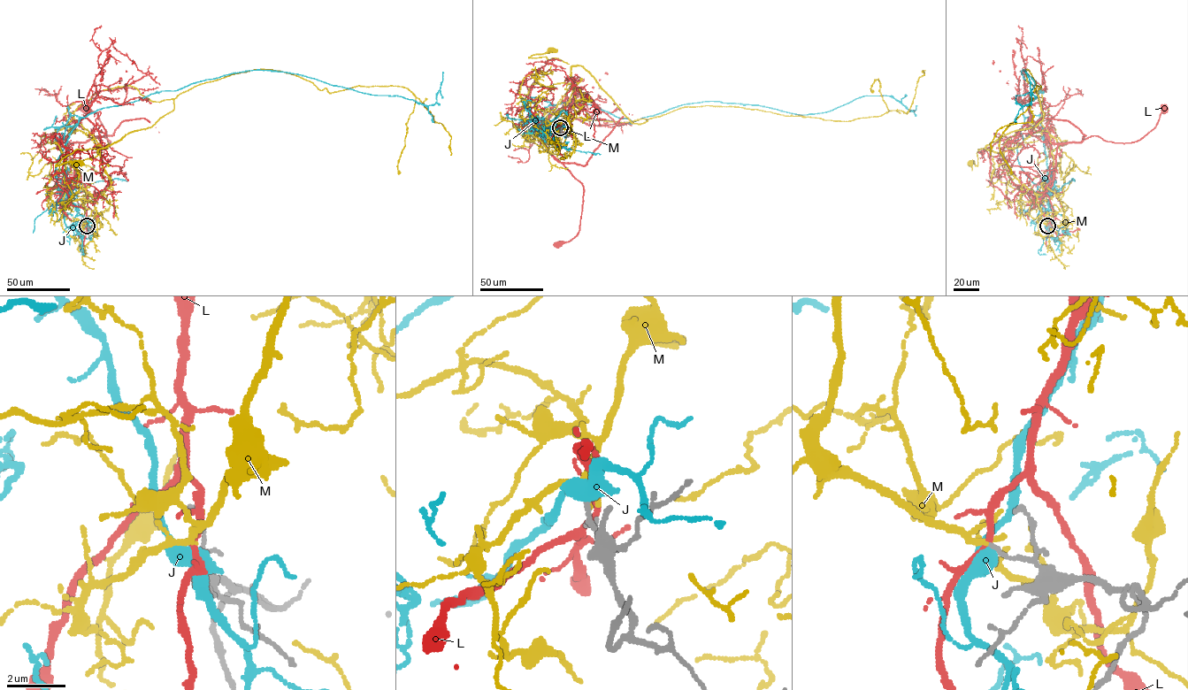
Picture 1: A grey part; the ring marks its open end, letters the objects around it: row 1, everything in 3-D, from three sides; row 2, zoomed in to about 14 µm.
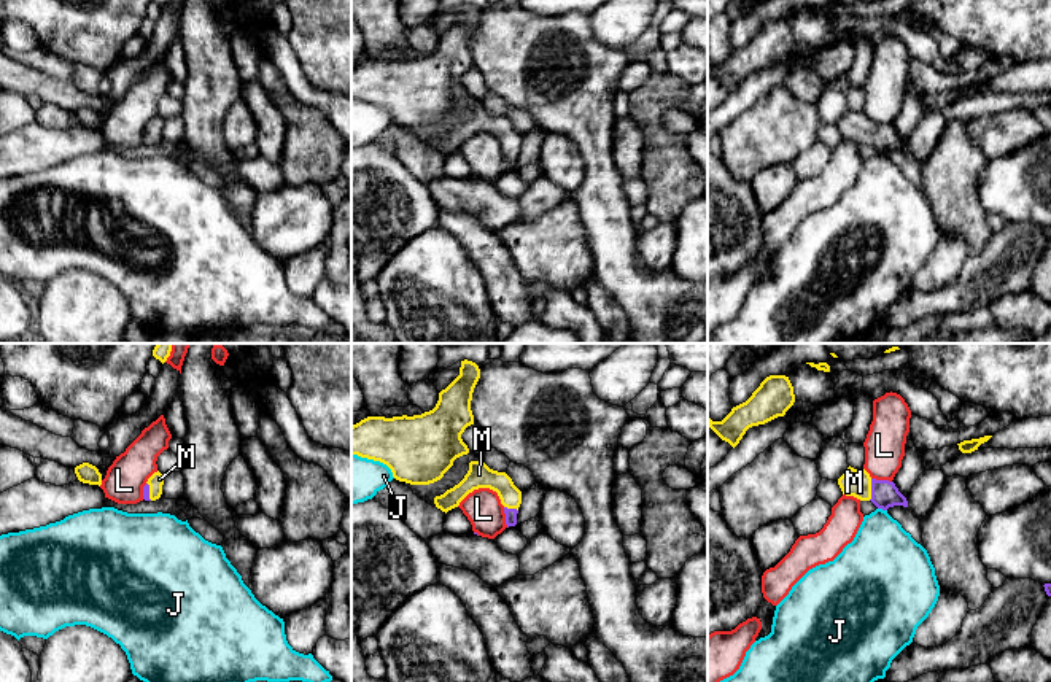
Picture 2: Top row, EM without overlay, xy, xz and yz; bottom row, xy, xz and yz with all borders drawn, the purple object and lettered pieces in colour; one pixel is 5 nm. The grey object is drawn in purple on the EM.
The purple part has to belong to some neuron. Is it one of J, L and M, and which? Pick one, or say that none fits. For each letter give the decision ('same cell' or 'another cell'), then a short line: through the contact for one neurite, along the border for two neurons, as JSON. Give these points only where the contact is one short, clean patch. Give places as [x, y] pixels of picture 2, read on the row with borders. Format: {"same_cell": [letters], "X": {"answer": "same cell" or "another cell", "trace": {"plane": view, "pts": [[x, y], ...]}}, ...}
{"same_cell": ["M"], "J": {"answer": "another cell", "trace": {"plane": "yz", "pts": [[878, 507], [886, 511]]}}, "L": {"answer": "another cell", "trace": {"plane": "xz", "pts": [[503, 507], [508, 526]]}}, "M": {"answer": "same cell", "trace": {"plane": "yz", "pts": [[884, 493], [872, 490], [854, 482]]}}}

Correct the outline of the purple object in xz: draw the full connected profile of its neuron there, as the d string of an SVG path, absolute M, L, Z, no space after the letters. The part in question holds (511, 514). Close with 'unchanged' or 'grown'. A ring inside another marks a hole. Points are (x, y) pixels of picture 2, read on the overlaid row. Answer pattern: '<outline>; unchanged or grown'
M483 459L471 461L464 479L444 494L436 496L434 504L447 513L458 507L469 493L479 488L490 488L498 493L501 504L504 506L507 528L515 526L518 507L522 504L522 491L506 472L490 469Z; grown

